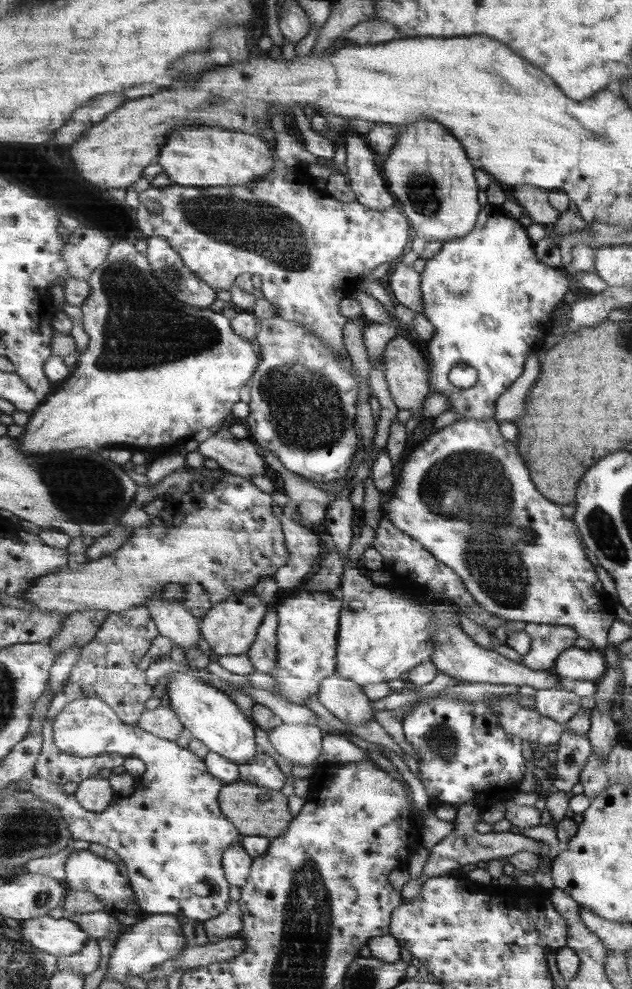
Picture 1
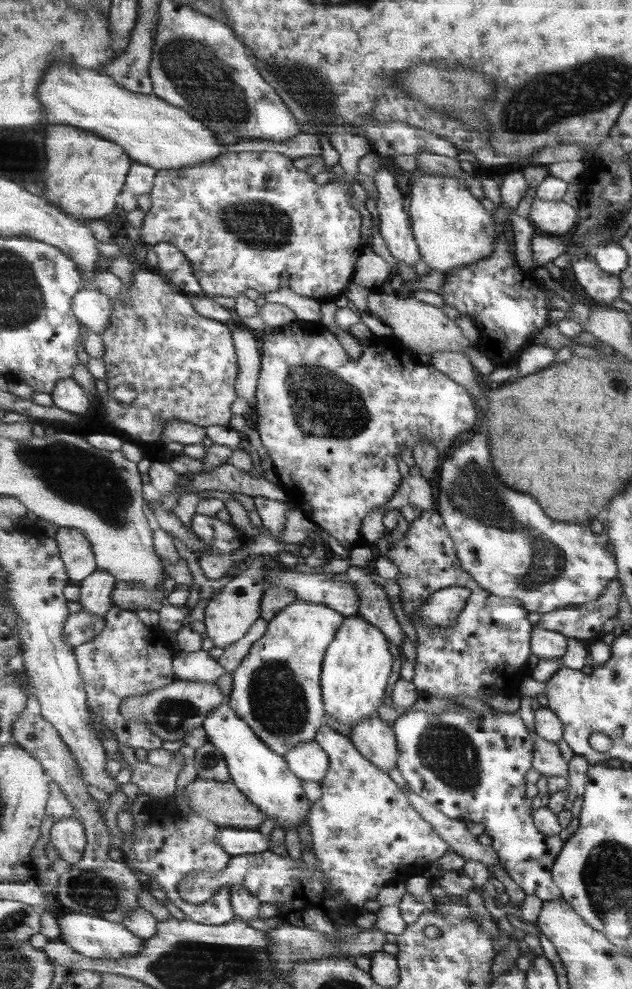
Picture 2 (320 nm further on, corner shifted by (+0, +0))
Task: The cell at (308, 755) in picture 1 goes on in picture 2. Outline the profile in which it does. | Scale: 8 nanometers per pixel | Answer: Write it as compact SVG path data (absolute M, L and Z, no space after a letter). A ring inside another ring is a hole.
M317 741L305 742L285 756L290 770L301 781L322 784L330 772L330 756Z

